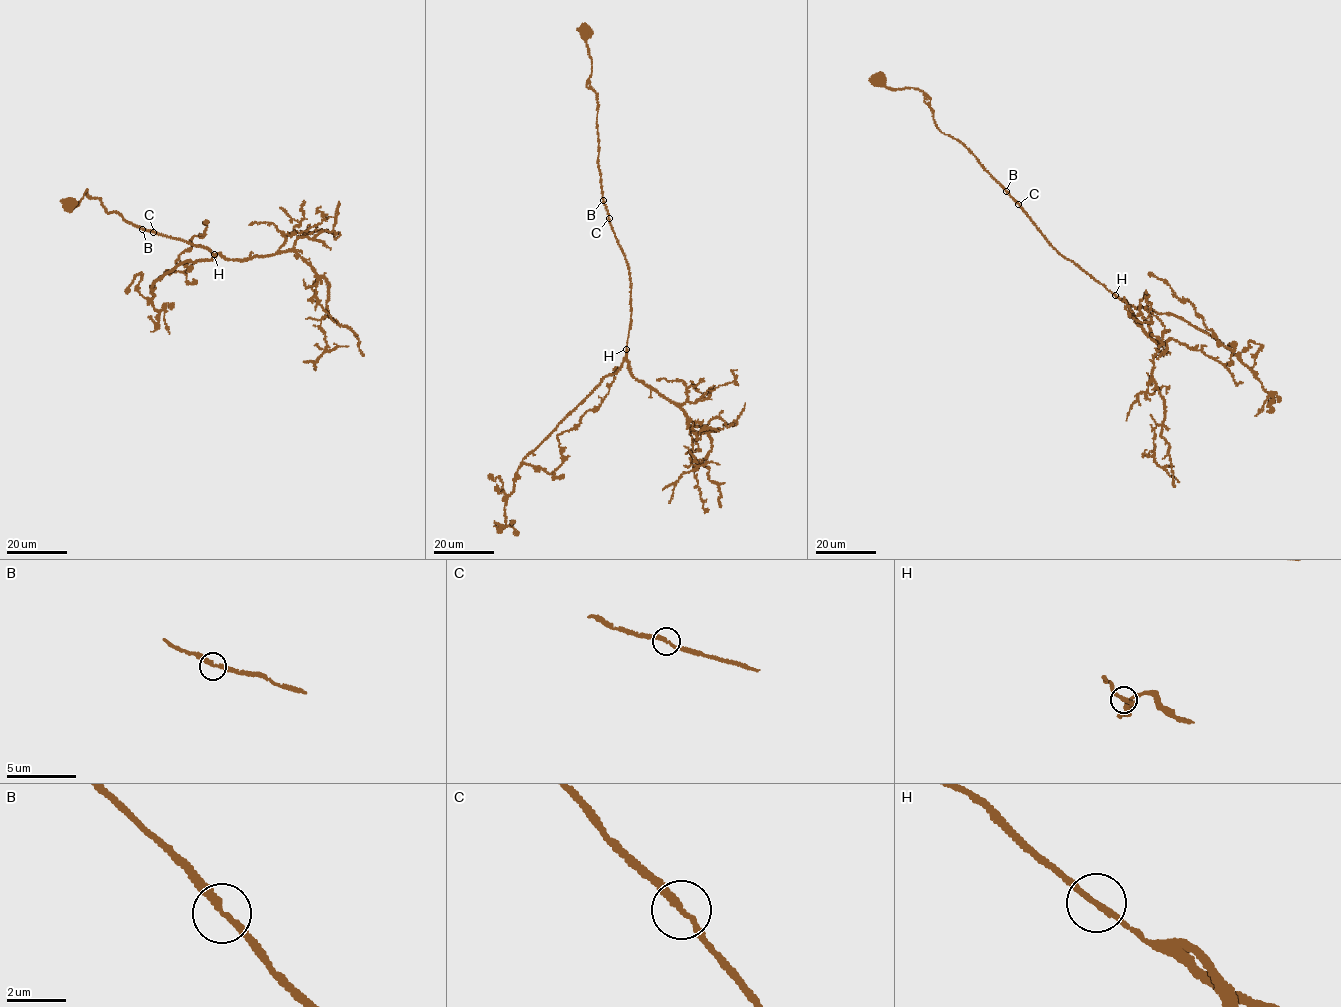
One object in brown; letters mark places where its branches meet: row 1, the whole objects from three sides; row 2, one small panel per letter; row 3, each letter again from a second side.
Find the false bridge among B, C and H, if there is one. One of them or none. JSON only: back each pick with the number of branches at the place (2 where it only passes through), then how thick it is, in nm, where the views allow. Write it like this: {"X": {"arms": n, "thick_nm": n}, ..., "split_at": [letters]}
{"split_at": []}

